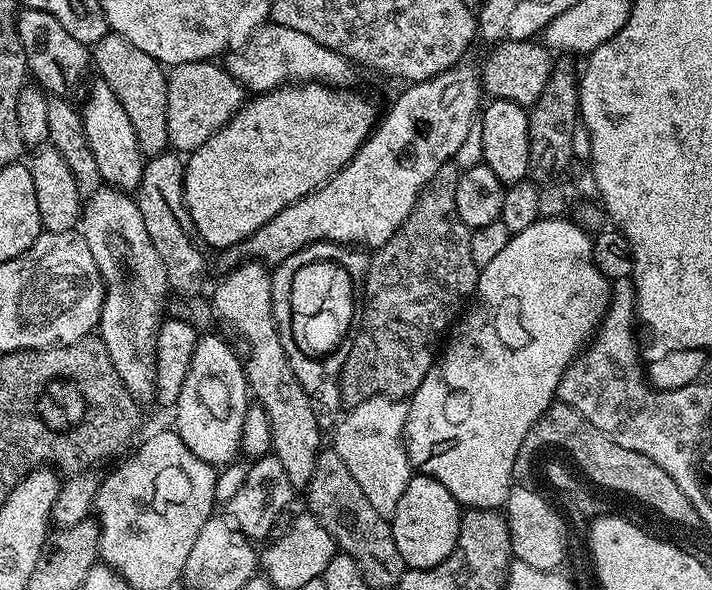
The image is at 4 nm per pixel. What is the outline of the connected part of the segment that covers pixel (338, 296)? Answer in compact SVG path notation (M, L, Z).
M315 260L297 267L294 283L290 285L290 306L295 317L297 345L308 350L312 350L312 347L320 348L323 344L329 344L329 349L336 350L343 345L340 343L343 342L344 335L345 340L349 335L358 308L357 297L356 300L352 297L352 284L354 277L332 260Z

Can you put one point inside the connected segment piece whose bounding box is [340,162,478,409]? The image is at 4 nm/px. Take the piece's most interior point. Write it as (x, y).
(417, 281)

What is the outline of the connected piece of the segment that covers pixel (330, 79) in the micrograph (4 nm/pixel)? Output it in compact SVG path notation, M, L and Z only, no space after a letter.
M266 22L241 48L227 53L226 67L232 77L252 94L272 92L276 88L285 87L289 82L341 86L351 82L354 71L352 61L342 54L314 42L314 38L307 34L275 22Z

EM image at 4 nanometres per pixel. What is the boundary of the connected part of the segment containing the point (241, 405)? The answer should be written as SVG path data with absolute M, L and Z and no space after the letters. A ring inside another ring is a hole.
M201 335L194 346L186 382L182 382L182 394L178 394L174 405L174 431L202 462L213 466L229 465L241 451L240 439L249 407L250 385L241 357L236 357L222 337Z

